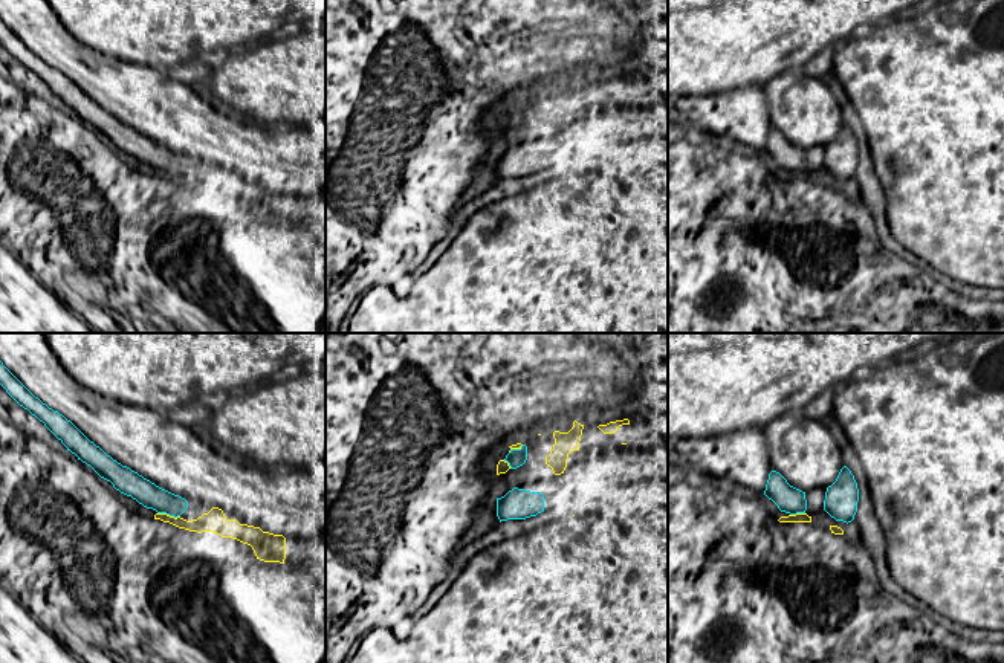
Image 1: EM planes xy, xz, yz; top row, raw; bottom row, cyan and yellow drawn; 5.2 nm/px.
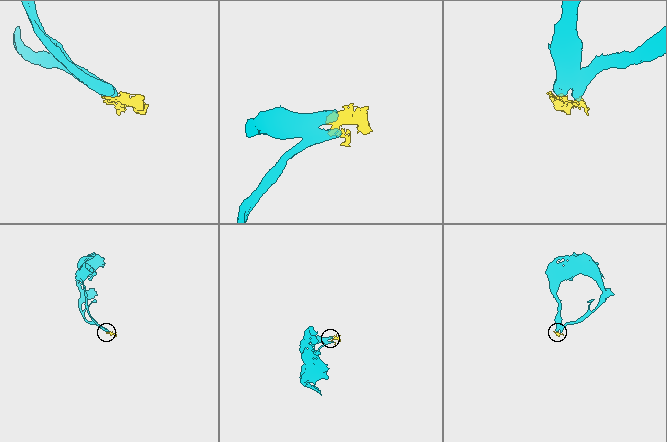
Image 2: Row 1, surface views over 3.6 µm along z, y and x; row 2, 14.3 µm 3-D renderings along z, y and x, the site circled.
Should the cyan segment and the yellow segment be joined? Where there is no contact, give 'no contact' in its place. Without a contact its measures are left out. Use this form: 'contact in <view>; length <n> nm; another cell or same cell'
contact in xy; length 120 nm; same cell

